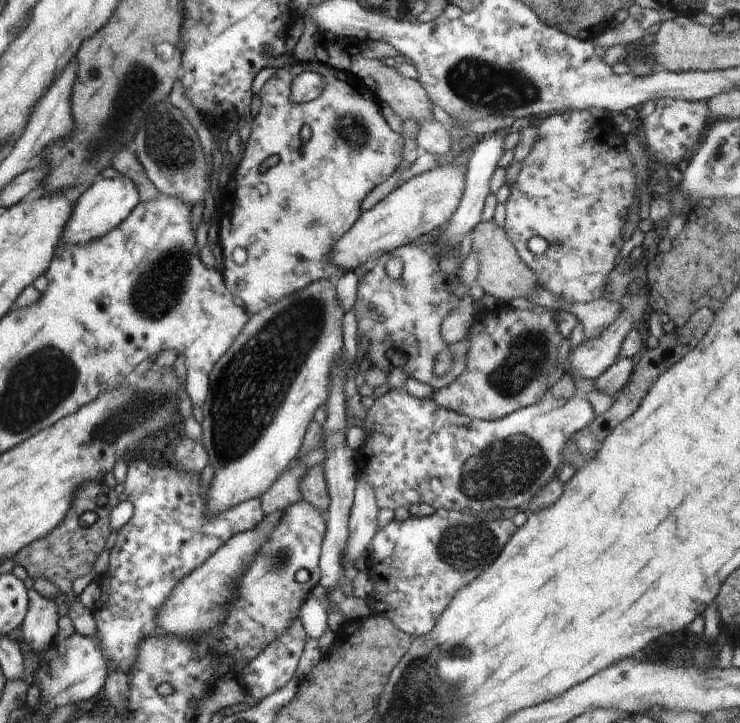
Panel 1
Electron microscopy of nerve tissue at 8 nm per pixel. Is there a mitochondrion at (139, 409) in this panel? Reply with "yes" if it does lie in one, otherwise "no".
yes

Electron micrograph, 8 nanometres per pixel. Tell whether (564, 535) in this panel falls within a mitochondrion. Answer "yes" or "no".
no

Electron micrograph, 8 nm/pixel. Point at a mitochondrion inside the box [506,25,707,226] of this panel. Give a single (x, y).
(640, 56)

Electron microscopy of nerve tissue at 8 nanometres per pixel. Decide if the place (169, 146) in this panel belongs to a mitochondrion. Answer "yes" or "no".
yes

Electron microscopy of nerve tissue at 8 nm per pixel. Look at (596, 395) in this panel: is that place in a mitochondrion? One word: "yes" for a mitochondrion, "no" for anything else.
no

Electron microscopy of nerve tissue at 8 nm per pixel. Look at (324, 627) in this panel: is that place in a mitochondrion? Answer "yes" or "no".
no

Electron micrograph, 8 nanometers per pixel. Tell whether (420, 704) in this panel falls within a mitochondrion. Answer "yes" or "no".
yes

